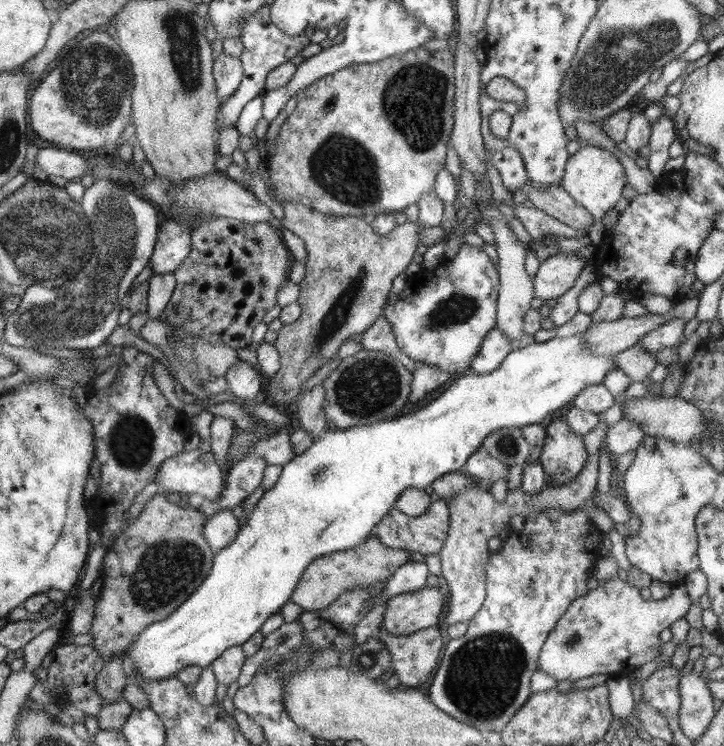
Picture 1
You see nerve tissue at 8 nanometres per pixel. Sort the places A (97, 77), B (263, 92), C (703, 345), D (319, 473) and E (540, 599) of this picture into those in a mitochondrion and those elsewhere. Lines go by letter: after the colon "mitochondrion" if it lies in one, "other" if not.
A: mitochondrion
B: other
C: other
D: mitochondrion
E: other

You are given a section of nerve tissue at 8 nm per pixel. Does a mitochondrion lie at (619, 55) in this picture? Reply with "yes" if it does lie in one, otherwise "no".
yes

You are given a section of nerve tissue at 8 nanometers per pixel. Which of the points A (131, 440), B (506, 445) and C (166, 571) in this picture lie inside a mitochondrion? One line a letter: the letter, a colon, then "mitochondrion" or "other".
A: mitochondrion
B: mitochondrion
C: mitochondrion

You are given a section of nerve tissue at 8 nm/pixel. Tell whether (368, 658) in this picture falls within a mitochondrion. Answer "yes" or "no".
yes

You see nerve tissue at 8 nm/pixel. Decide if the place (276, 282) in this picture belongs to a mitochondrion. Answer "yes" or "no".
no

